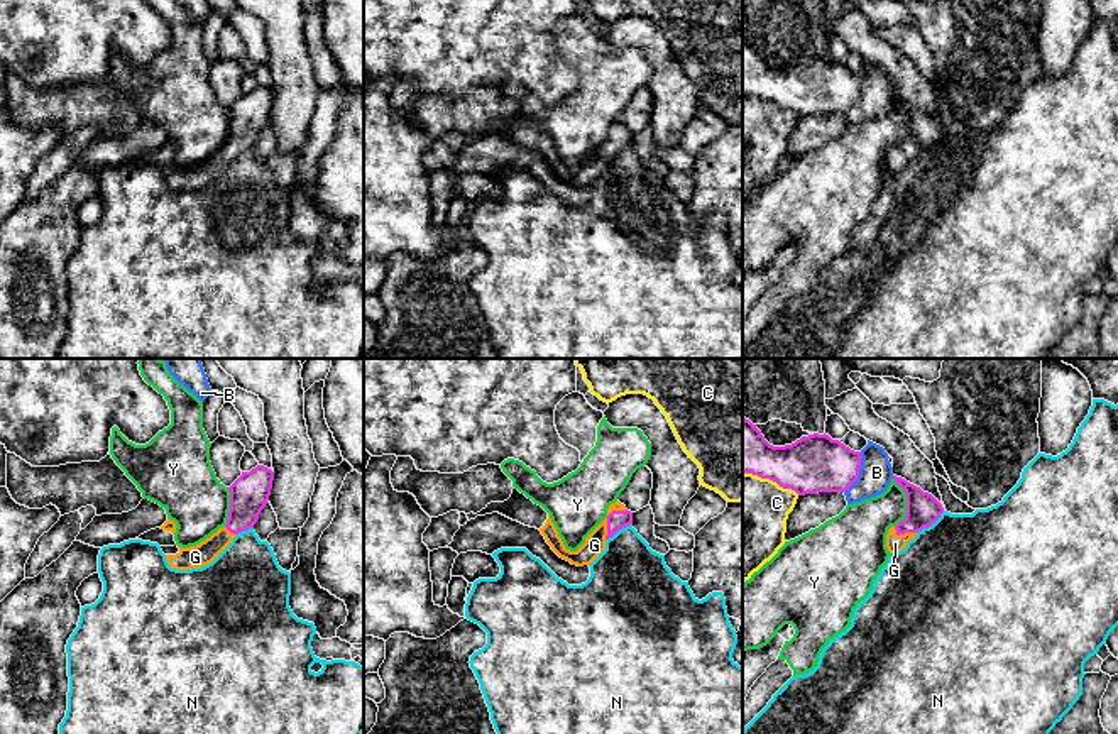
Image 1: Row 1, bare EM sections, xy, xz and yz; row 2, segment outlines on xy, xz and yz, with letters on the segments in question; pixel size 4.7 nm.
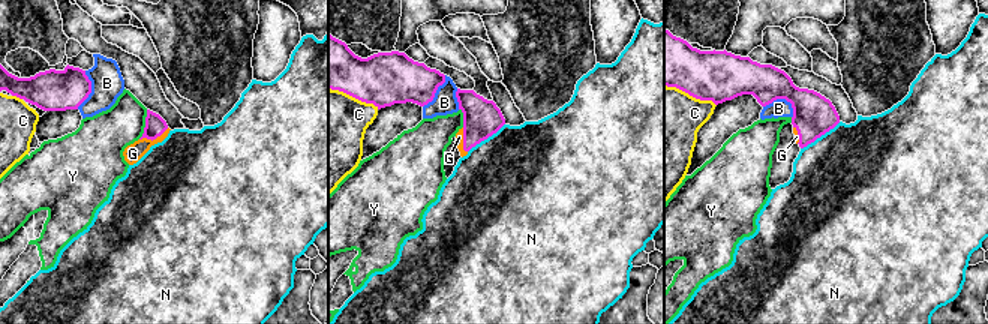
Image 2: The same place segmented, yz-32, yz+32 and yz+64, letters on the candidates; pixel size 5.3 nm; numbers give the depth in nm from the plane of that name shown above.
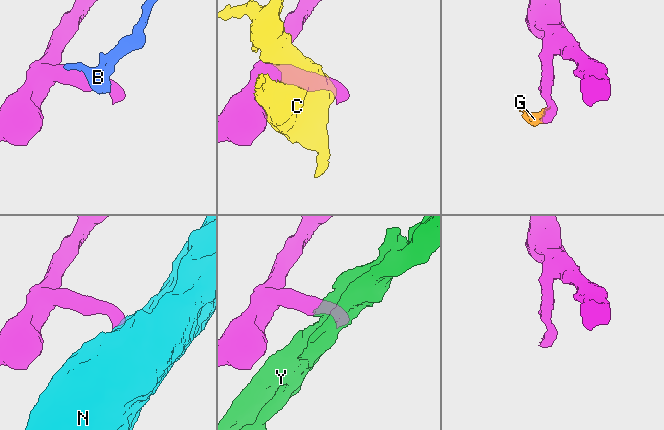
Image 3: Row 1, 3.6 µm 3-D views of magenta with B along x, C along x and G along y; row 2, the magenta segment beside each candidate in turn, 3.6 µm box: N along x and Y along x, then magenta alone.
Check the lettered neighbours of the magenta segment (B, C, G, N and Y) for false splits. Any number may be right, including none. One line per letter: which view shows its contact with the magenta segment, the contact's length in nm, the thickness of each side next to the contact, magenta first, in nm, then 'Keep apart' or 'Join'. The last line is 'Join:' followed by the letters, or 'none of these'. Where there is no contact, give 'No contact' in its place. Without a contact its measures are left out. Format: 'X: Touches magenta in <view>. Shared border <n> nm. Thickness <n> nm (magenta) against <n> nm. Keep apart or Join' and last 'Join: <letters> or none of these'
B: Touches magenta in yz. Shared border 220 nm. Thickness 280 nm (magenta) against 160 nm. Keep apart
C: Touches magenta in yz. Shared border 300 nm. Thickness 280 nm (magenta) against 420 nm. Keep apart
G: Touches magenta in xz. Shared border 180 nm. Thickness 90 nm (magenta) against 100 nm. Join
N: Touches magenta in yz. Shared border 170 nm. Thickness 160 nm (magenta) against 500 nm. Keep apart
Y: Touches magenta in yz. Shared border 240 nm. Thickness 160 nm (magenta) against 240 nm. Keep apart
Join: G

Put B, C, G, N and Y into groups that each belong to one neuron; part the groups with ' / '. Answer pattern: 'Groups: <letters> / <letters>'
Groups: B / C / G / N / Y

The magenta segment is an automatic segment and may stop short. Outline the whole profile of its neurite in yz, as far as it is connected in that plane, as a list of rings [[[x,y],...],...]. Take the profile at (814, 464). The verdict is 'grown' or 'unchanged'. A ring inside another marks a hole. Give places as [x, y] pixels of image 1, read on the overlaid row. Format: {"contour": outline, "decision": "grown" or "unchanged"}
{"contour": [[[743,418],[743,474],[770,479],[798,496],[846,492],[859,477],[861,458],[861,452],[825,433],[773,446],[756,425]]], "decision": "unchanged"}

